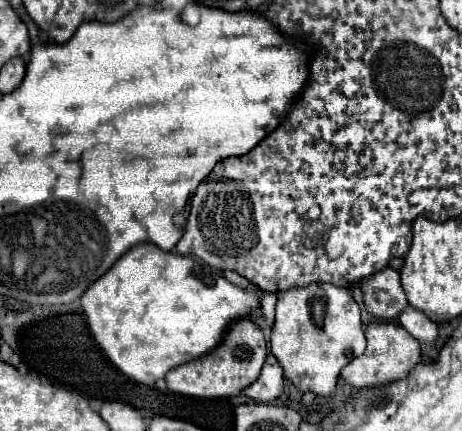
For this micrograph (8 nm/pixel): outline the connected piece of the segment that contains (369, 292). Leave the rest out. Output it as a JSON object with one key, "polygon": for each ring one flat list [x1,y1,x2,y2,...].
{"polygon":[[392,267,378,271,362,281,366,311,382,321,392,321,408,305,406,293,400,285,400,273]]}

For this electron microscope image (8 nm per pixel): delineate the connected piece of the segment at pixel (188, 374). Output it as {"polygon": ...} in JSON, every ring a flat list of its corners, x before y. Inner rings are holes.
{"polygon":[[244,319,230,327,222,345,218,345,212,353,204,355,202,359,188,361,188,363,172,369,170,373,166,373,166,383,168,383,170,391,188,395,188,397,202,397,202,399,236,397,242,393,242,389,246,389,248,385,252,385,258,379,266,353,268,353,266,339,264,339,260,327,256,327,250,319]]}

